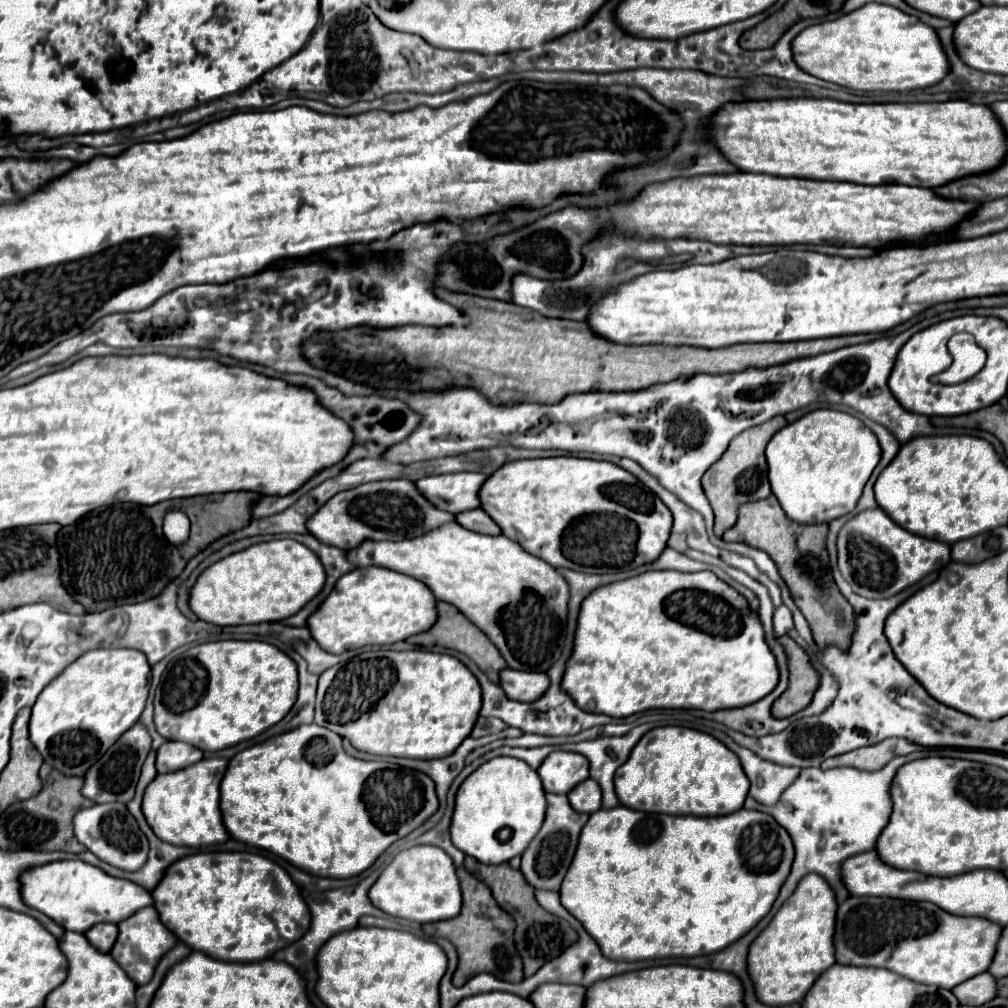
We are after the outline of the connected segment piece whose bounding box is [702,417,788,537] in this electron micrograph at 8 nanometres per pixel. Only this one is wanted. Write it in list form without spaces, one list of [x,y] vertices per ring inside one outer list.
[[[776,417],[760,427],[750,427],[748,431],[744,431],[736,439],[732,439],[728,451],[704,473],[702,487],[704,487],[704,493],[714,509],[714,515],[716,515],[716,523],[714,523],[716,537],[722,537],[722,533],[736,523],[740,505],[744,505],[748,501],[766,499],[770,495],[768,465],[766,465],[764,449],[768,445],[768,441],[776,435],[776,431],[780,431],[786,425],[788,423],[784,417]]]

